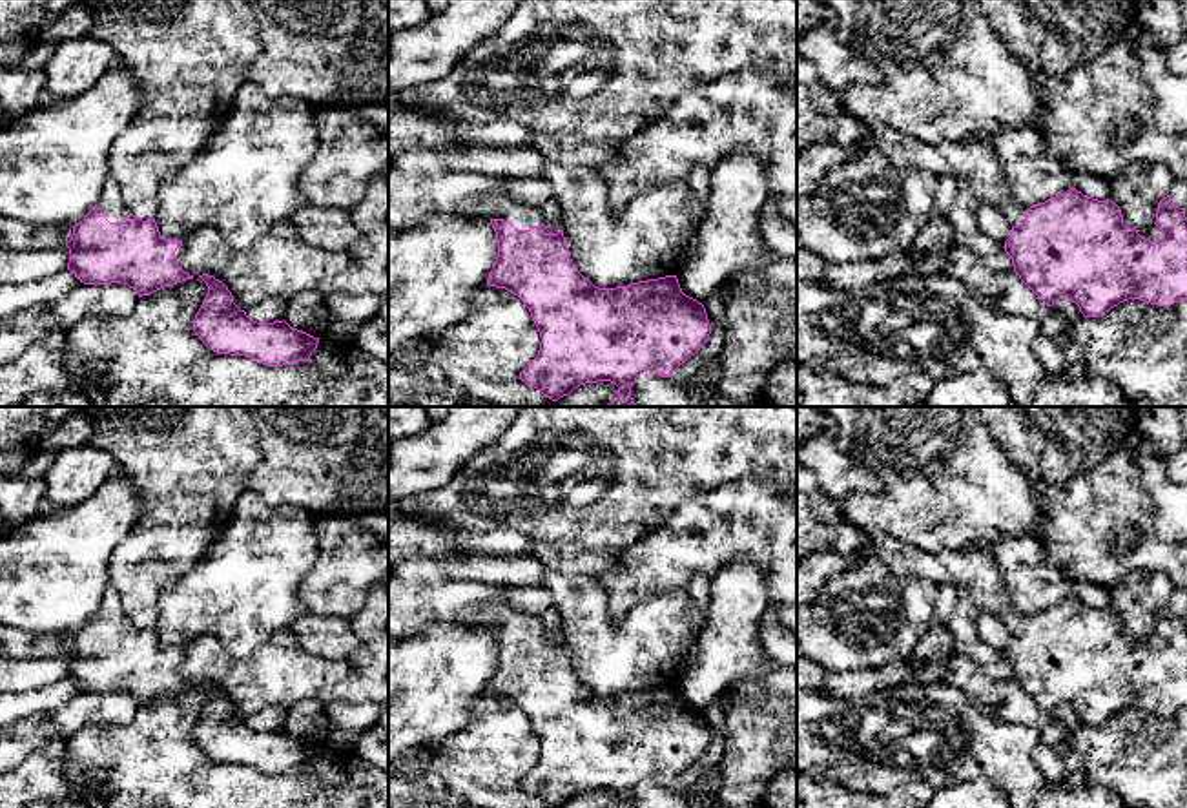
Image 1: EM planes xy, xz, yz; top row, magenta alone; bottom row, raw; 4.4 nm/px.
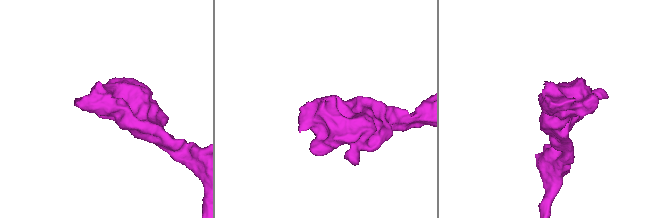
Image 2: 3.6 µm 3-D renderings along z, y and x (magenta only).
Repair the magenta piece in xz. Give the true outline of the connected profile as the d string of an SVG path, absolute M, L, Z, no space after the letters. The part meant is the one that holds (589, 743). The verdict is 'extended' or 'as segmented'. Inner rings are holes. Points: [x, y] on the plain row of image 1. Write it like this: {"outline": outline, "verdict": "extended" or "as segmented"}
{"outline": "M388 571L388 640L419 635L434 622L456 622L472 627L489 627L498 647L498 666L487 693L505 697L518 704L529 717L540 741L538 764L520 781L520 788L538 797L549 808L569 804L585 792L611 790L618 795L616 808L633 808L631 795L644 781L669 786L682 772L695 764L711 742L711 733L702 711L686 704L676 684L631 691L616 697L598 697L583 686L571 668L563 638L551 642L542 616L514 609L503 596L505 589L470 580L445 580L438 585L419 585L399 580Z", "verdict": "extended"}

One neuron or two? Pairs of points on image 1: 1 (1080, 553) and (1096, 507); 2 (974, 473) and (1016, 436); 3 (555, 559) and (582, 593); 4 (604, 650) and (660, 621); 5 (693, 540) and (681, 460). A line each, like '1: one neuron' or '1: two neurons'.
1: one neuron
2: two neurons
3: two neurons
4: one neuron
5: two neurons

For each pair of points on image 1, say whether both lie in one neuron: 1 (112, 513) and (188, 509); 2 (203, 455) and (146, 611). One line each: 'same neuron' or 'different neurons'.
1: different neurons
2: same neuron

